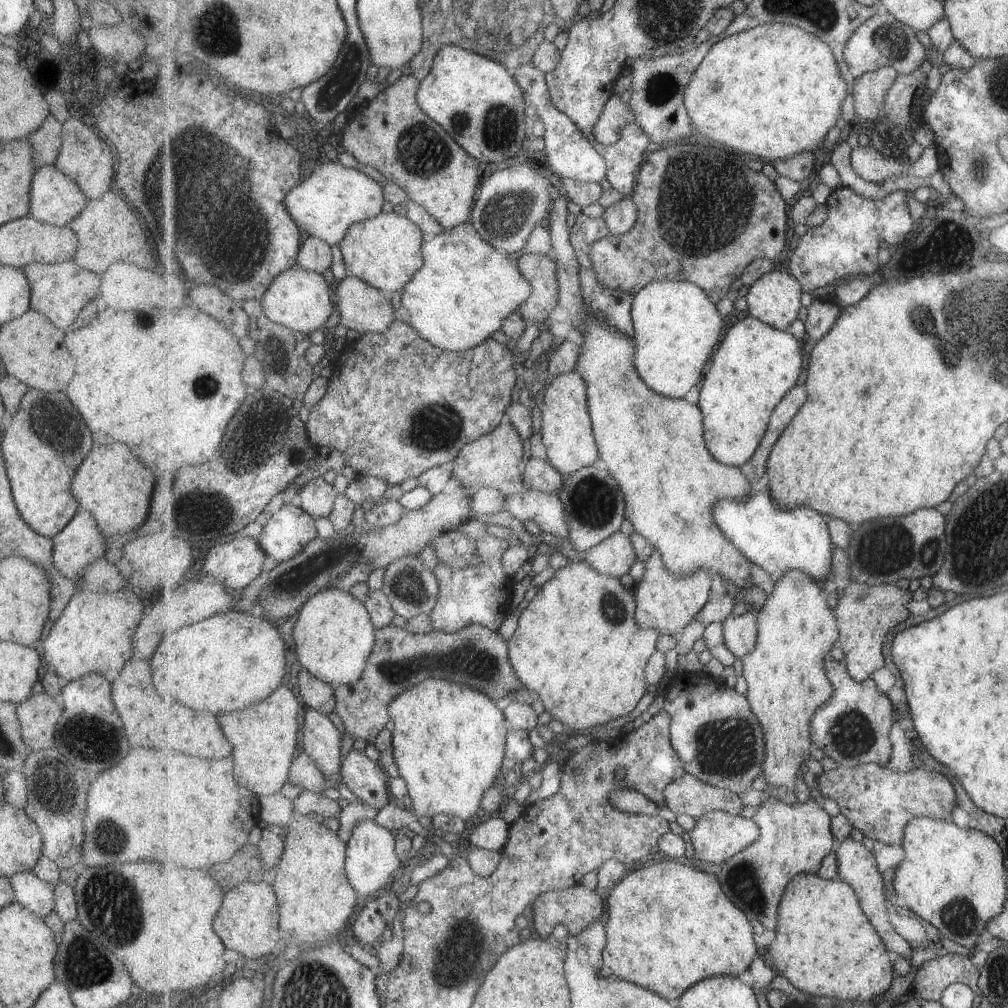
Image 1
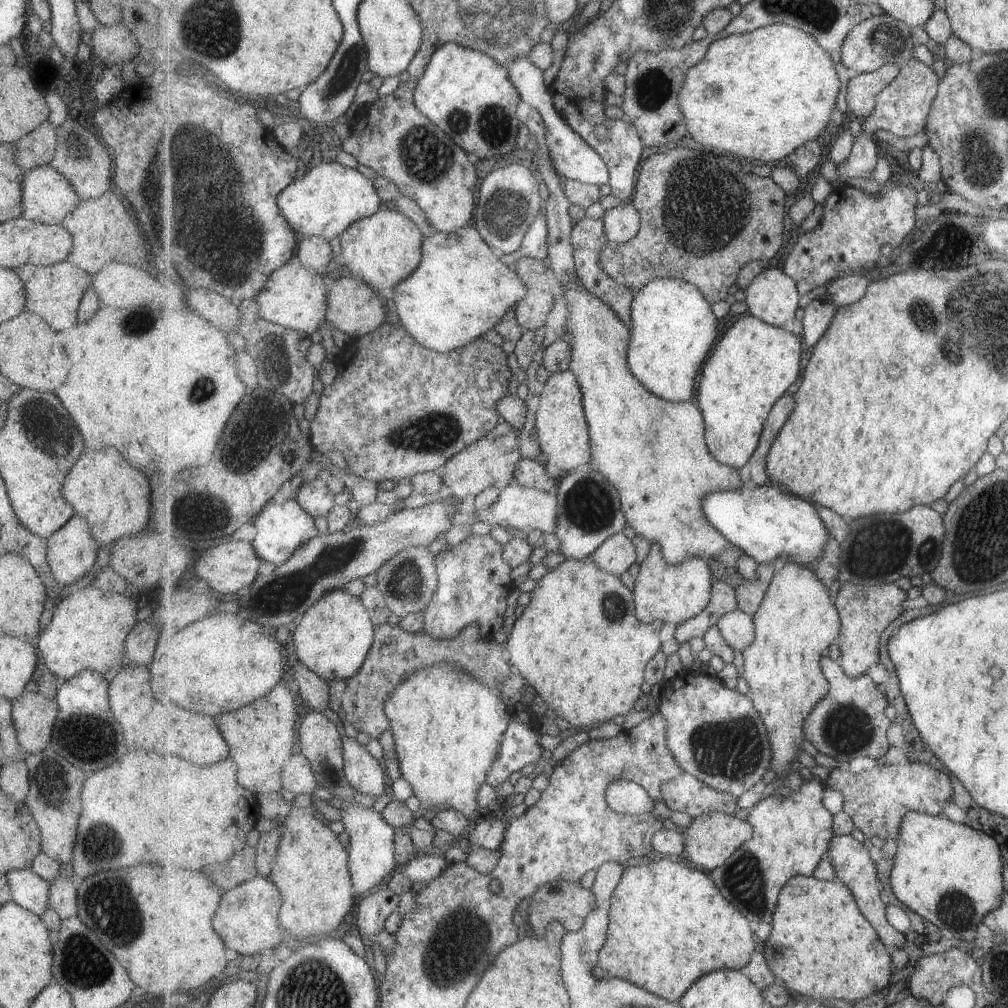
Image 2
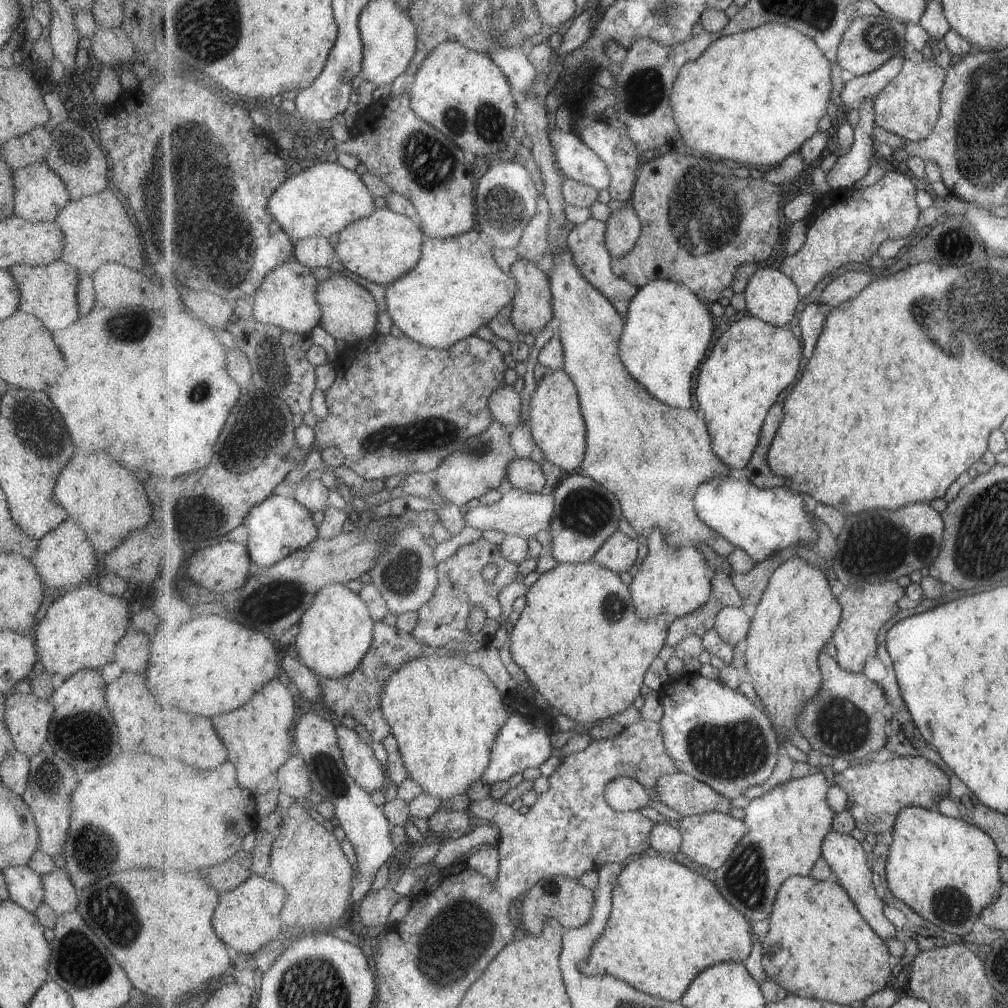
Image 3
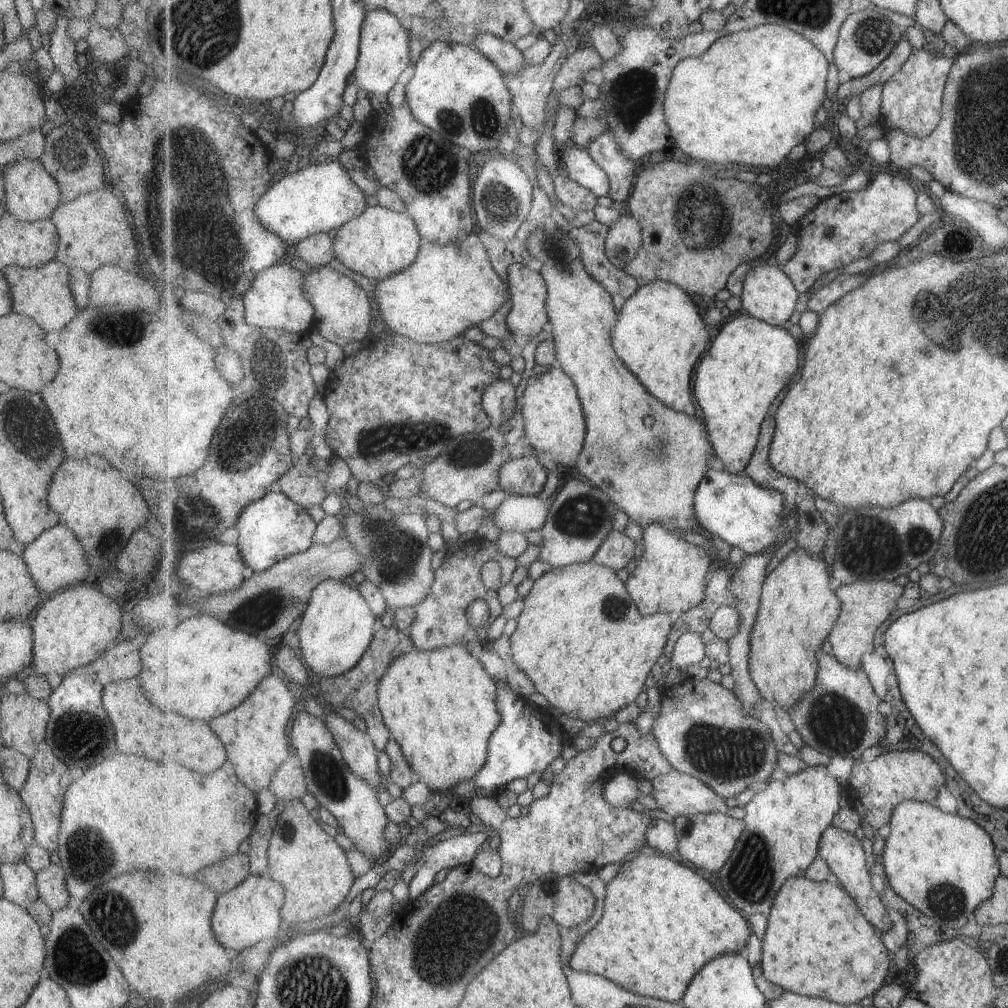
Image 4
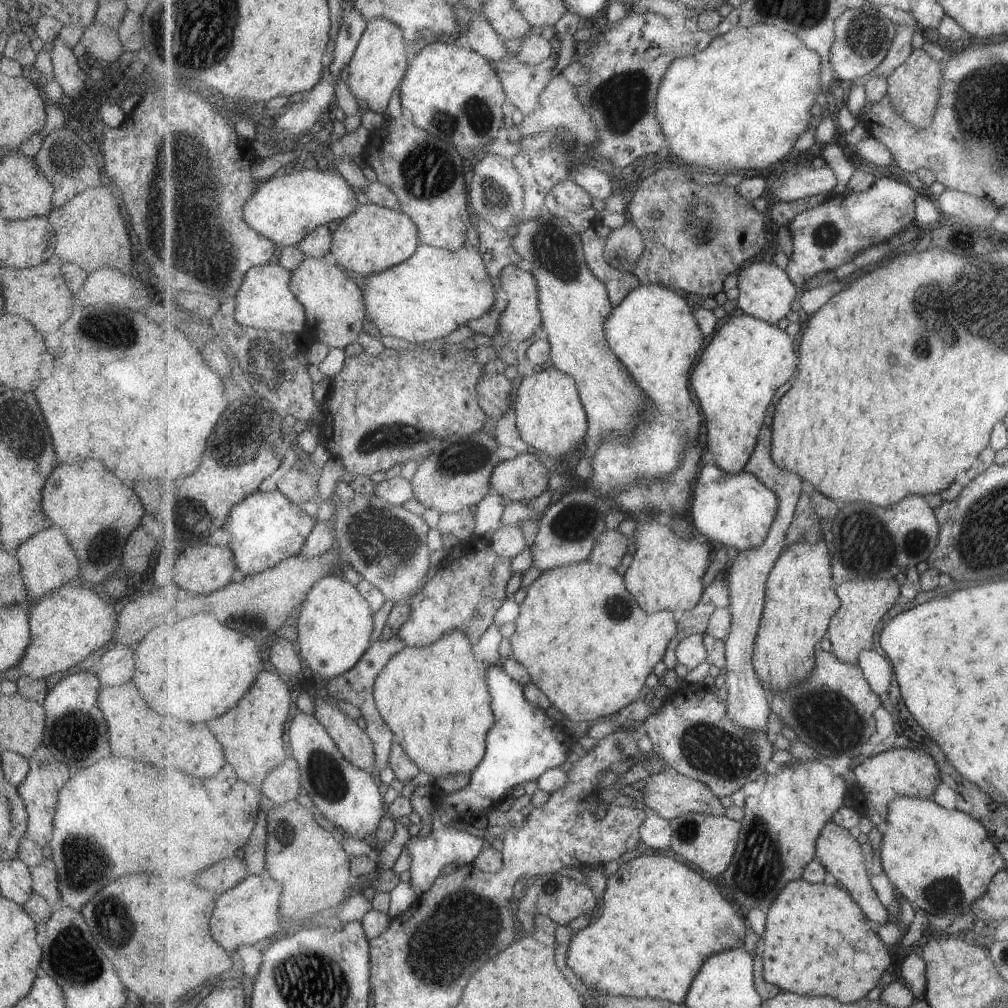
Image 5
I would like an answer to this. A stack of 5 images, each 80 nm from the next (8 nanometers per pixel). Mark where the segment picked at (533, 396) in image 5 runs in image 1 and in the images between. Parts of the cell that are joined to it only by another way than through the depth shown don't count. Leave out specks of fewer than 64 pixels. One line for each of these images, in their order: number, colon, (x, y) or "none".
1: (568, 435)
2: (563, 432)
3: (559, 428)
4: (555, 419)

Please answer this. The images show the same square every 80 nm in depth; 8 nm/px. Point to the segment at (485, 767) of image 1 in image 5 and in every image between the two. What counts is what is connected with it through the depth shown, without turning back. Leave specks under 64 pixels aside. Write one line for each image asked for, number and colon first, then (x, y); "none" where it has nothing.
2: (449, 726)
3: (446, 714)
4: (441, 706)
5: (436, 699)

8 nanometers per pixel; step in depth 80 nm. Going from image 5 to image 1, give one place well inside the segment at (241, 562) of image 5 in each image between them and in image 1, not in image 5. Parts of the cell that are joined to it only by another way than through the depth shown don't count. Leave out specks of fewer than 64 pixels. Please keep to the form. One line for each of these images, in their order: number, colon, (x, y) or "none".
1: (290, 529)
2: (282, 527)
3: (278, 527)
4: (270, 529)

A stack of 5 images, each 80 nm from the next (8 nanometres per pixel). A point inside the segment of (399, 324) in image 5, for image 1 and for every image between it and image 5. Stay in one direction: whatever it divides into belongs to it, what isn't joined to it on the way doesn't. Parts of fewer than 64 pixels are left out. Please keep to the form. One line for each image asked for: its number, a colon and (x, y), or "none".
1: (467, 288)
2: (462, 289)
3: (457, 287)
4: (450, 288)

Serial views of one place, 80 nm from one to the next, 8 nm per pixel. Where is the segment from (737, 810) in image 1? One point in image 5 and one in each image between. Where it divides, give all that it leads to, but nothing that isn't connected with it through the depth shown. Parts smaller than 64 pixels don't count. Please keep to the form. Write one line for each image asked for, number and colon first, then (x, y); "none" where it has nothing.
2: (688, 794)
3: (681, 791)
4: (679, 794)
5: (669, 794)

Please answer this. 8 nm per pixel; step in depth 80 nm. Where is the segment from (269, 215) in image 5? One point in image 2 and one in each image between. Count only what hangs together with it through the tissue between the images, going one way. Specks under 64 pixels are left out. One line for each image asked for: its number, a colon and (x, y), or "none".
2: (325, 202)
3: (323, 200)
4: (318, 198)

